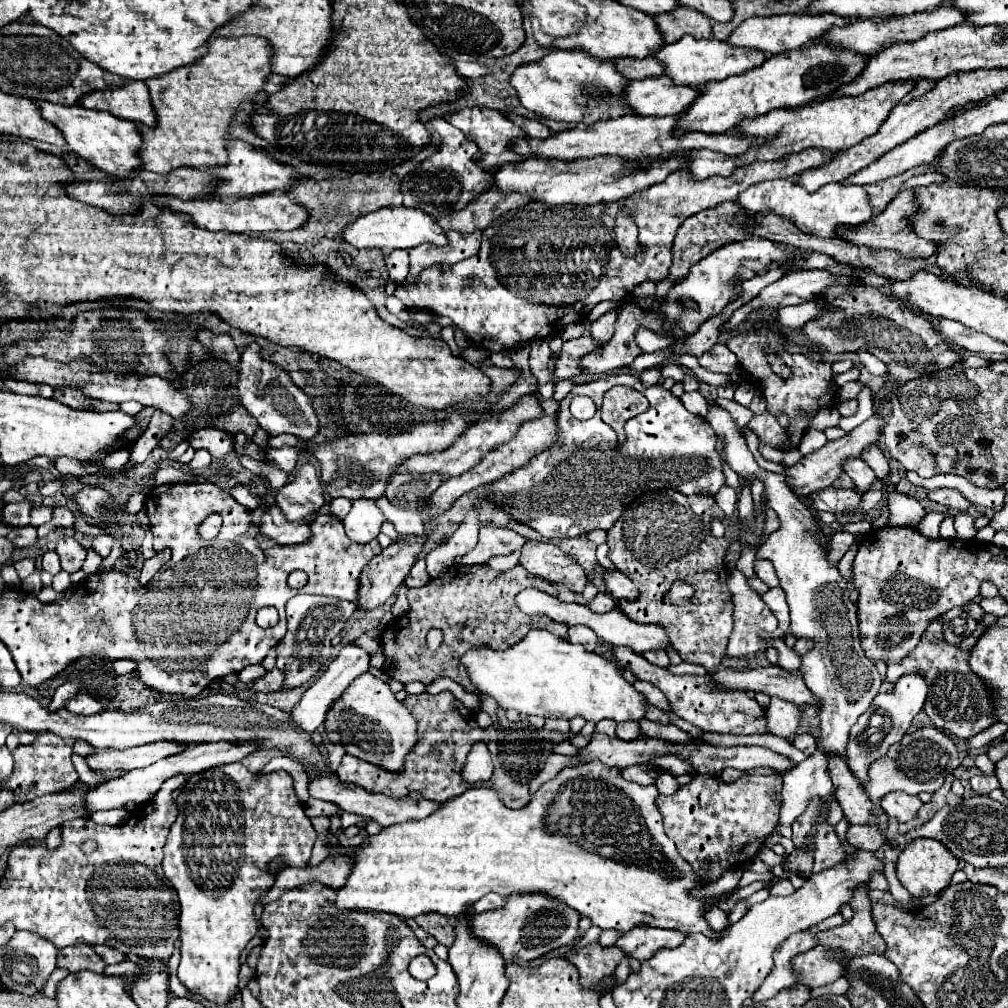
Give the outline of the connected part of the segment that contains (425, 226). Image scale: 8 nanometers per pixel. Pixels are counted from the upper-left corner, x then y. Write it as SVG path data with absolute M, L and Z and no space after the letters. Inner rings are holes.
M406 206L380 208L376 212L360 216L354 224L350 224L344 230L344 240L358 248L380 248L380 250L388 250L388 252L398 250L398 248L410 250L420 244L436 244L436 246L448 244L446 232L432 216L428 216L426 212L422 212L418 208L406 208Z

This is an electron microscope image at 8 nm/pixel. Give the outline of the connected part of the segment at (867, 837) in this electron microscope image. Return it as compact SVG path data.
M862 824L848 828L846 842L852 844L854 848L878 850L880 846L884 846L884 836L878 832L878 828L870 828L870 824Z

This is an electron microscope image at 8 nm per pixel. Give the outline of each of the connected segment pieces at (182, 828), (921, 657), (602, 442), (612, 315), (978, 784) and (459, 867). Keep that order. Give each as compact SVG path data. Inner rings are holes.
M226 764L190 776L188 784L184 784L178 796L178 808L178 820L172 824L172 836L164 848L166 856L172 854L172 862L162 862L164 874L176 888L182 908L182 960L178 966L178 978L190 992L224 1006L238 990L240 954L260 928L254 916L254 904L262 892L272 888L276 880L276 874L268 872L268 862L276 856L284 856L288 866L306 868L316 842L316 830L312 828L310 818L304 814L302 802L294 794L290 774L272 772L268 776L256 776L250 774L242 764Z
M932 622L930 630L922 636L922 640L916 644L914 652L906 656L906 660L900 660L898 664L886 664L888 682L896 684L898 678L902 678L902 672L922 672L926 684L928 684L928 704L924 704L924 712L930 716L936 728L956 736L956 738L972 738L974 734L990 728L998 720L990 720L990 696L986 696L986 688L982 688L982 680L970 672L968 666L970 652L960 650L954 644L948 644L942 636L942 624Z
M606 374L600 376L588 384L576 384L574 390L560 402L558 414L556 414L556 440L550 448L540 452L540 456L532 456L528 464L516 468L508 476L502 476L492 482L492 504L504 508L508 516L516 522L522 522L544 538L576 538L582 534L588 534L596 528L608 530L614 526L614 522L622 516L624 508L640 494L644 492L656 492L656 490L674 490L680 494L710 494L714 496L720 486L724 484L724 474L722 474L722 462L716 452L716 436L710 424L706 424L704 418L690 414L684 404L672 396L670 390L664 390L660 384L654 384L650 388L642 386L636 376L630 374ZM612 386L630 386L638 392L642 392L650 408L644 414L638 414L626 422L626 440L620 444L618 436L614 430L600 420L600 406L602 406L602 396L606 390ZM574 396L590 396L596 404L596 414L590 420L576 420L568 406Z
M610 310L606 314L602 314L594 324L592 324L592 338L600 340L600 342L608 342L610 336L614 334L614 322L616 322L618 312Z
M984 774L972 776L972 778L970 778L970 784L972 784L972 790L974 790L976 794L990 794L994 788L1000 788L996 776L984 776Z
M594 760L590 764L584 764L584 766L576 766L576 768L564 768L562 772L558 772L558 776L554 780L546 782L538 792L534 792L530 804L520 808L520 810L506 808L506 804L502 804L500 796L490 788L470 788L464 794L444 802L440 810L436 810L432 816L428 816L424 820L394 824L390 828L384 828L378 836L366 838L364 846L354 852L356 854L356 866L354 866L346 886L336 890L338 892L336 906L338 908L348 908L348 910L356 908L356 910L388 912L388 914L394 914L394 916L400 916L400 918L416 918L418 914L424 914L424 912L438 912L438 914L444 914L448 918L452 918L452 916L458 918L458 916L468 914L470 908L474 906L474 902L478 902L488 892L496 892L504 898L508 898L512 894L542 892L542 894L552 896L554 900L566 904L568 908L576 910L580 916L588 918L594 926L598 926L602 930L614 928L618 932L628 932L634 926L646 924L646 926L654 926L654 928L680 930L686 936L694 934L694 932L700 932L700 934L710 936L710 938L720 938L722 932L712 930L710 924L704 920L704 914L712 908L712 904L708 904L706 898L696 898L696 896L690 894L694 888L702 888L708 882L698 880L698 876L694 876L694 870L690 868L690 864L686 860L682 860L682 856L678 856L678 850L676 850L674 842L664 832L662 812L656 806L656 798L658 798L656 786L642 786L642 784L636 784L636 782L628 782L628 780L622 778L622 774L616 768L606 768L598 760Z

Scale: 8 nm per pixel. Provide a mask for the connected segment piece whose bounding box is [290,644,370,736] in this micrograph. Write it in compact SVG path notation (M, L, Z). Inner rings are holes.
M356 644L344 646L344 648L340 650L340 654L328 664L326 672L304 692L302 700L292 708L290 718L292 718L292 722L294 722L294 728L298 728L298 730L302 730L302 732L308 732L308 734L312 736L312 734L324 724L328 710L334 706L334 700L338 700L338 696L342 696L342 692L348 688L348 684L350 684L356 676L360 676L360 674L364 674L364 672L368 670L368 664L370 664L370 656L368 656L360 646L356 646Z

